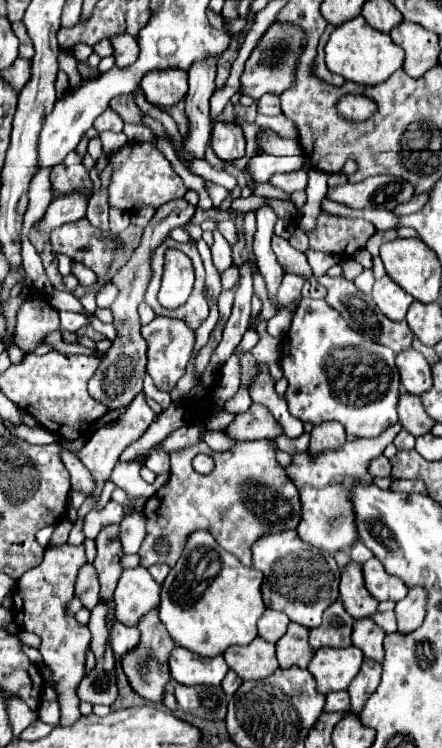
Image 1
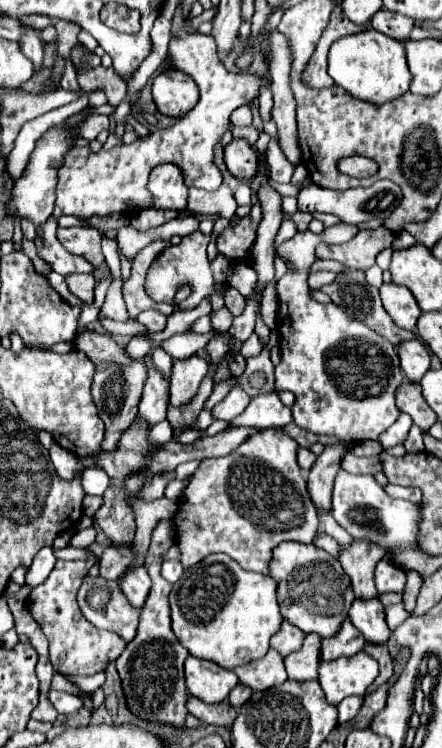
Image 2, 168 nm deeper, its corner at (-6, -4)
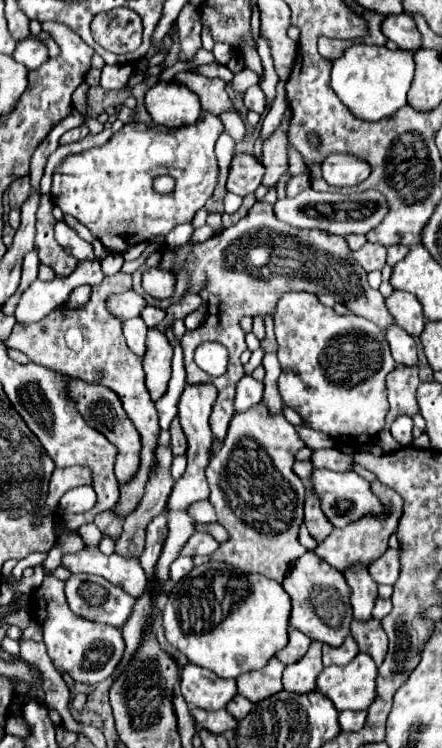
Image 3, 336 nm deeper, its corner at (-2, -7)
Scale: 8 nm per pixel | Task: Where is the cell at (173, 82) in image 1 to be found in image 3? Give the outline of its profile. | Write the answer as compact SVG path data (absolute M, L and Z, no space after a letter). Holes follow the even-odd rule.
M161 82L149 88L145 94L145 108L155 124L167 128L195 124L201 116L199 96L173 82Z

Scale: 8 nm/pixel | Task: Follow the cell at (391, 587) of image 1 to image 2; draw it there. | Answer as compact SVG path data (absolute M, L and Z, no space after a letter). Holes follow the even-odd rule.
M379 561L375 567L375 587L379 591L379 595L383 593L401 593L405 587L405 573L401 567L387 563L387 561Z

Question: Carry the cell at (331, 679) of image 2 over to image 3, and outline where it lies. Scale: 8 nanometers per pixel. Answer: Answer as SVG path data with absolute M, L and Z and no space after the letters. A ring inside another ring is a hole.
M359 652L347 666L329 666L317 678L317 690L325 694L339 712L367 710L375 700L377 666L369 654Z

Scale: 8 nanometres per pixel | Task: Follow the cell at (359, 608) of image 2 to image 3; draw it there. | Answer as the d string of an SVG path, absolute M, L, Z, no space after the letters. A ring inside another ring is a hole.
M353 564L345 568L345 580L351 586L351 604L353 604L353 616L359 620L371 618L373 610L373 600L377 598L377 584L369 576L367 566L363 564Z

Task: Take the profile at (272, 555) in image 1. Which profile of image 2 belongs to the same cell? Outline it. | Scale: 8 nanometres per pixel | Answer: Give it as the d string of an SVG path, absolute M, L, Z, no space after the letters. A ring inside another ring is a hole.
M285 541L277 545L269 563L269 575L277 581L277 601L283 619L299 627L303 633L333 637L347 619L347 611L355 599L349 575L343 571L339 559L331 557L313 543L305 545Z

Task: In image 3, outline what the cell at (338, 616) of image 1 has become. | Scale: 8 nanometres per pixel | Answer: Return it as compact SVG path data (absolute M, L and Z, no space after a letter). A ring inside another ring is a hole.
M349 636L349 640L345 640L345 644L341 648L333 648L333 646L323 644L323 664L325 666L349 664L357 656L357 652L359 652L357 642L351 636Z

